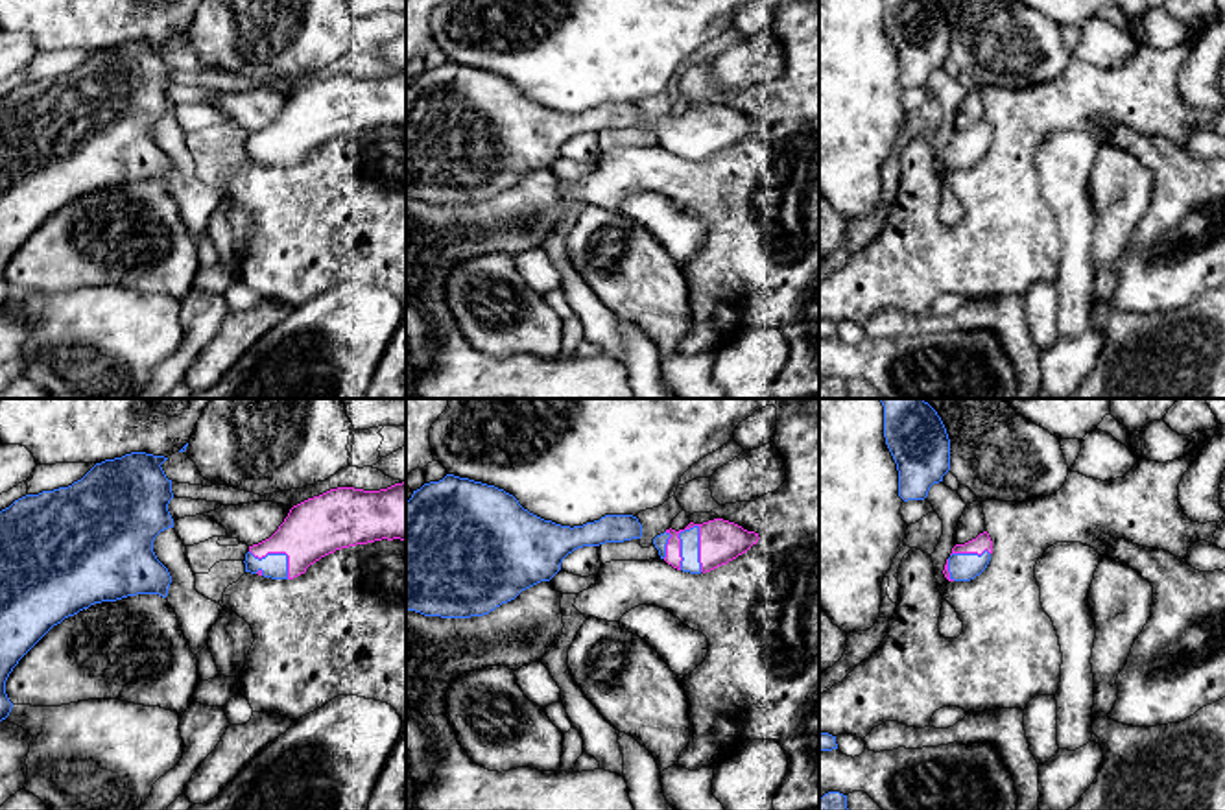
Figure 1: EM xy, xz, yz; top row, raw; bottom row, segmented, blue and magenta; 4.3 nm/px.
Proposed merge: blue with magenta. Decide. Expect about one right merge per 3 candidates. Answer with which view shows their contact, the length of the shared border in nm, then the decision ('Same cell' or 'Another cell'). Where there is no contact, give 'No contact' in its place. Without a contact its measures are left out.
Touches blue in xz. Shared border 220 nm. Same cell

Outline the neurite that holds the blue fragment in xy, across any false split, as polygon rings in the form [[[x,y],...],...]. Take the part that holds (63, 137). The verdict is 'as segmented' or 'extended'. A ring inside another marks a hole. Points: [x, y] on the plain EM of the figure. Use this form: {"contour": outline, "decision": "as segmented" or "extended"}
{"contour": [[[131,39],[122,44],[105,46],[96,50],[81,66],[74,68],[68,74],[59,74],[54,77],[42,77],[39,81],[26,81],[15,87],[9,94],[0,98],[0,308],[6,306],[13,295],[6,280],[6,268],[18,247],[57,210],[65,205],[77,201],[83,196],[89,196],[94,190],[101,188],[116,188],[127,183],[137,181],[159,181],[162,185],[168,183],[168,175],[172,170],[172,162],[168,155],[157,146],[153,138],[155,124],[173,114],[173,105],[168,98],[168,90],[173,85],[172,66],[166,65],[162,57],[162,50],[168,44],[153,42],[146,39]]], "decision": "as segmented"}

